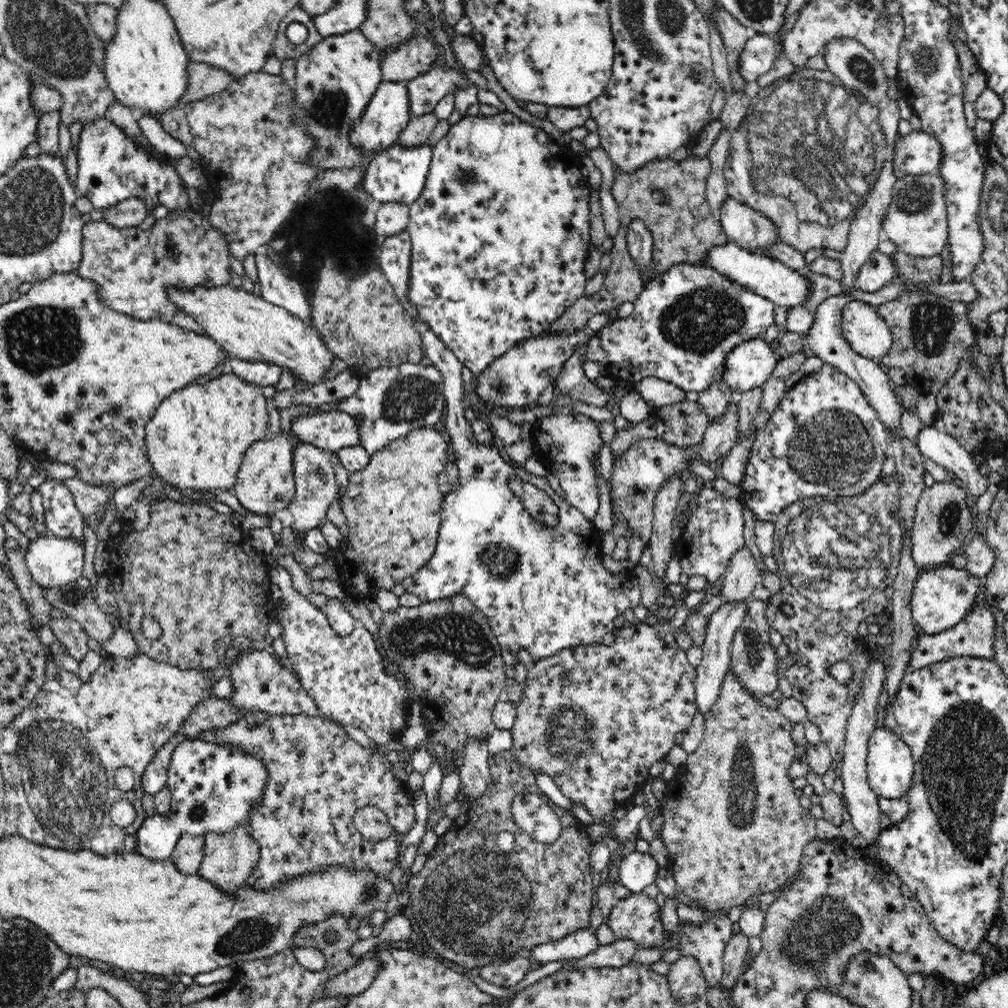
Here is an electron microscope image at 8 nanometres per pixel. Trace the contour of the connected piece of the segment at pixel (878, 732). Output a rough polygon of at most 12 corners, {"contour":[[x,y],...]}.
{"contour":[[875,727],[868,742],[870,787],[906,798],[914,782],[909,746]]}

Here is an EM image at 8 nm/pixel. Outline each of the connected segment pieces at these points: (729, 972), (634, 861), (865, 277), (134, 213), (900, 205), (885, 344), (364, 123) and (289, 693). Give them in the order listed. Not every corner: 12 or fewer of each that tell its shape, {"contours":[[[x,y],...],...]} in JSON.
{"contours":[[[732,935],[724,950],[720,986],[731,989],[747,968],[748,937]],[[627,853],[618,883],[632,895],[655,884],[659,867],[648,853]],[[876,249],[857,289],[872,294],[899,278],[894,258]],[[134,196],[104,209],[118,228],[139,227],[149,214]],[[937,172],[904,174],[883,238],[926,258],[949,244]],[[844,306],[841,330],[867,359],[886,356],[893,335],[874,307]],[[383,80],[346,137],[362,156],[397,142],[411,118],[405,83]],[[270,650],[230,665],[226,699],[248,712],[319,712],[299,679]]]}

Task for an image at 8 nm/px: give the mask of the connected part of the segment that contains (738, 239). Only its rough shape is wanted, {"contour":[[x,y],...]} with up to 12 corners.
{"contour":[[733,197],[718,215],[740,246],[779,241],[772,221]]}

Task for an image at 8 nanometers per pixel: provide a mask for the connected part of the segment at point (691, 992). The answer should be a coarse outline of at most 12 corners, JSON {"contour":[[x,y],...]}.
{"contour":[[695,956],[673,962],[667,979],[682,1004],[708,988]]}

